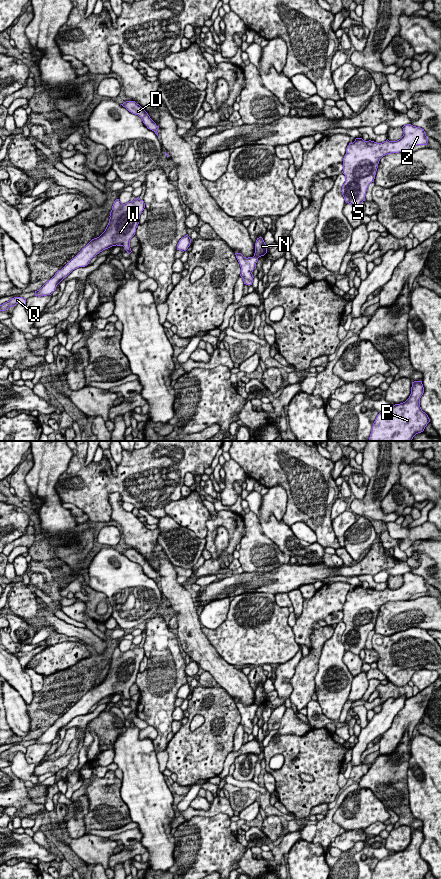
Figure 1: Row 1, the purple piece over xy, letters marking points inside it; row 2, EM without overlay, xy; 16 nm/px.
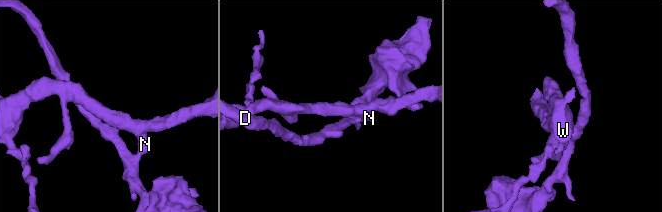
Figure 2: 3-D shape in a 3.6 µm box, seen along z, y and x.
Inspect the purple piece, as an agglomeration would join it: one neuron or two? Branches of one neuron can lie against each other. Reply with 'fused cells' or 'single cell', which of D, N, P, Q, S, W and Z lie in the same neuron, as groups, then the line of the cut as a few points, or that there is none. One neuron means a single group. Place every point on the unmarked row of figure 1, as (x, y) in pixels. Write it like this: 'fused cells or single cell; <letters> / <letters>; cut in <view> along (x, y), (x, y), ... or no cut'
fused cells; D / N P Q S W Z; cut in xy along (254, 703), (257, 706)

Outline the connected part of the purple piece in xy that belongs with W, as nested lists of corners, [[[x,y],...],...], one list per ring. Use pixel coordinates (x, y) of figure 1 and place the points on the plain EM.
[[[139,645],[125,652],[116,647],[105,679],[99,685],[92,687],[61,718],[58,718],[50,728],[35,739],[35,744],[51,743],[56,738],[57,733],[73,718],[87,714],[93,705],[105,697],[116,693],[123,694],[130,702],[132,700],[130,688],[135,683],[144,656],[145,651]]]

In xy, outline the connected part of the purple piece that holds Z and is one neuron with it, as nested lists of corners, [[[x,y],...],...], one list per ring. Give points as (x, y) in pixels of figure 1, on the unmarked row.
[[[411,572],[404,573],[402,576],[404,582],[397,589],[389,589],[387,587],[382,591],[377,591],[356,586],[353,591],[349,591],[343,606],[342,621],[345,623],[345,631],[341,638],[346,651],[359,655],[365,649],[367,636],[370,631],[374,630],[379,609],[383,604],[391,601],[408,600],[417,593],[427,593],[428,588],[424,577]]]

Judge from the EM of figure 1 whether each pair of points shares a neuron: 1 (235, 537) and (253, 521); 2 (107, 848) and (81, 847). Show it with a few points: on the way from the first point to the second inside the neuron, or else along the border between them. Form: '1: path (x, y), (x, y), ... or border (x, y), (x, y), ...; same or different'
1: border (242, 518), (244, 524); different
2: path (101, 848), (87, 847); same

